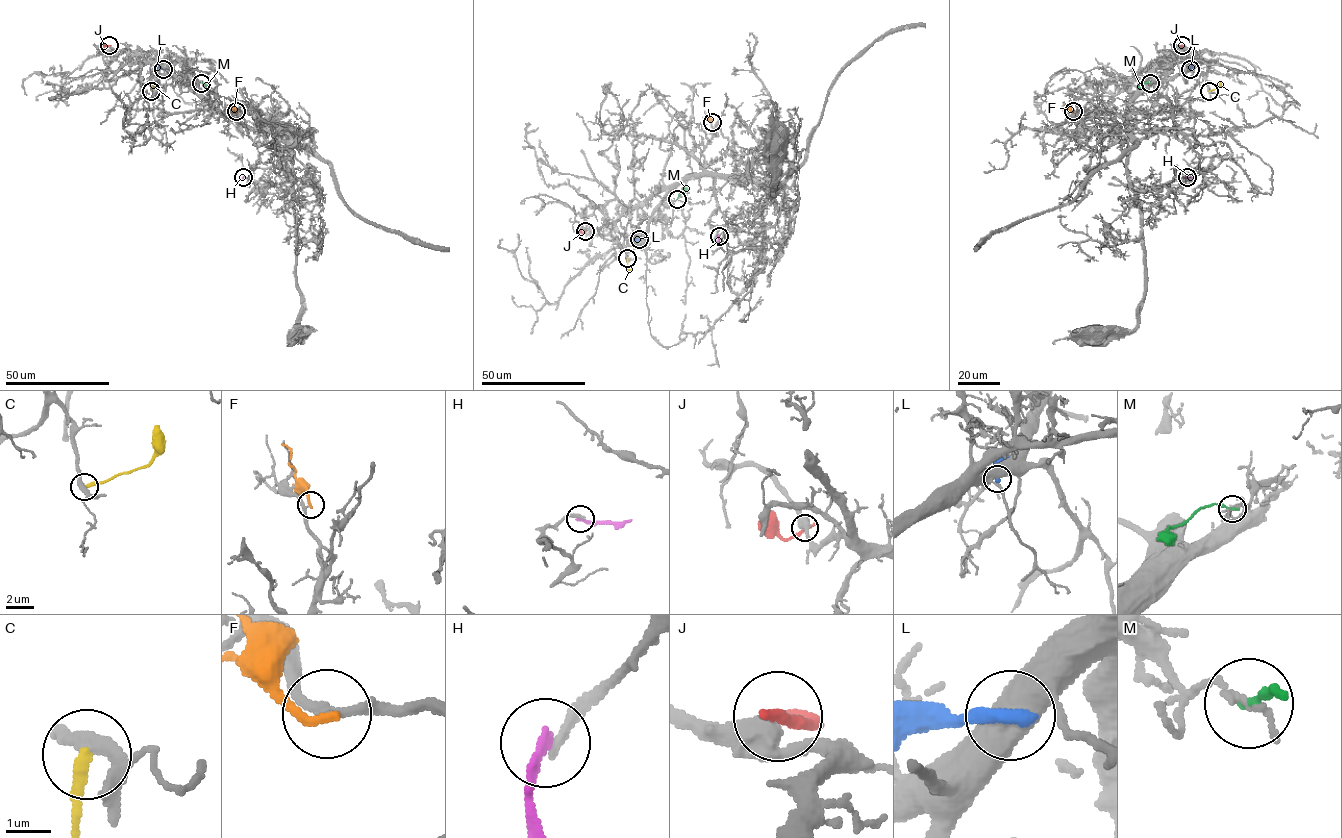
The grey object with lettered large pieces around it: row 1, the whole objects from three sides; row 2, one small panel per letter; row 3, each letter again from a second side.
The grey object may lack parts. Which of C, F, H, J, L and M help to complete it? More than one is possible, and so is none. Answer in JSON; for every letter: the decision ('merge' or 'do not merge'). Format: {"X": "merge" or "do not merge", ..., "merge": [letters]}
{"C": "do not merge", "F": "do not merge", "H": "do not merge", "J": "do not merge", "L": "do not merge", "M": "do not merge", "merge": []}

